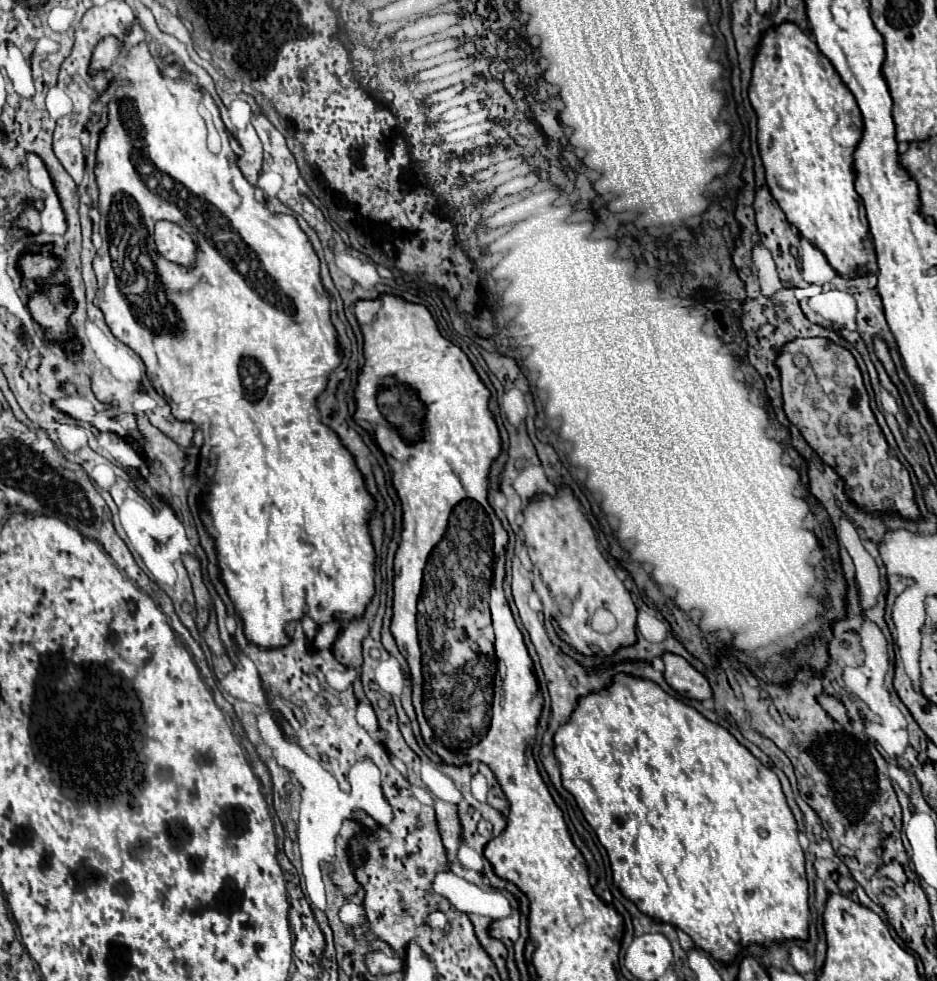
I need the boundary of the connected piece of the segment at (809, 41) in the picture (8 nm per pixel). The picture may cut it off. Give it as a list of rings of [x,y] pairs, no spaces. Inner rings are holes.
[[[781,22],[763,34],[763,44],[759,44],[759,56],[755,56],[753,64],[749,100],[759,120],[757,140],[765,164],[767,186],[787,220],[827,256],[835,272],[843,276],[865,272],[865,264],[875,258],[875,252],[867,242],[869,226],[865,208],[853,186],[853,150],[863,132],[861,112],[833,64],[819,52],[815,40],[797,24]]]

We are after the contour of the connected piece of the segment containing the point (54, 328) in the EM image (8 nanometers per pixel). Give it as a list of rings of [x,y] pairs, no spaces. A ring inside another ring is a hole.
[[[51,288],[47,296],[43,292],[35,292],[31,300],[27,300],[27,308],[33,320],[47,332],[47,342],[63,340],[67,336],[67,316],[71,316],[71,304],[63,304],[63,292],[59,288]]]

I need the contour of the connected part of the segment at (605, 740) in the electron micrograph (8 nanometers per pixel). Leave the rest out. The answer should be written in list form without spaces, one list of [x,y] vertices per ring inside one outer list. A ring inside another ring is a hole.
[[[619,672],[613,676],[611,686],[599,692],[581,696],[577,700],[575,712],[569,716],[567,722],[559,726],[553,740],[555,740],[555,758],[561,768],[563,788],[573,794],[585,820],[595,830],[599,842],[607,850],[609,864],[613,870],[613,884],[621,890],[625,898],[633,900],[643,914],[659,922],[669,922],[681,928],[683,932],[691,936],[691,940],[703,952],[709,952],[715,960],[725,962],[725,964],[729,964],[743,946],[753,944],[753,942],[763,944],[767,940],[791,940],[791,938],[805,940],[807,938],[809,892],[807,892],[803,850],[797,840],[797,822],[785,802],[777,774],[769,770],[767,766],[763,766],[743,744],[739,744],[731,736],[729,730],[707,720],[693,706],[683,704],[681,700],[673,698],[655,682]]]

